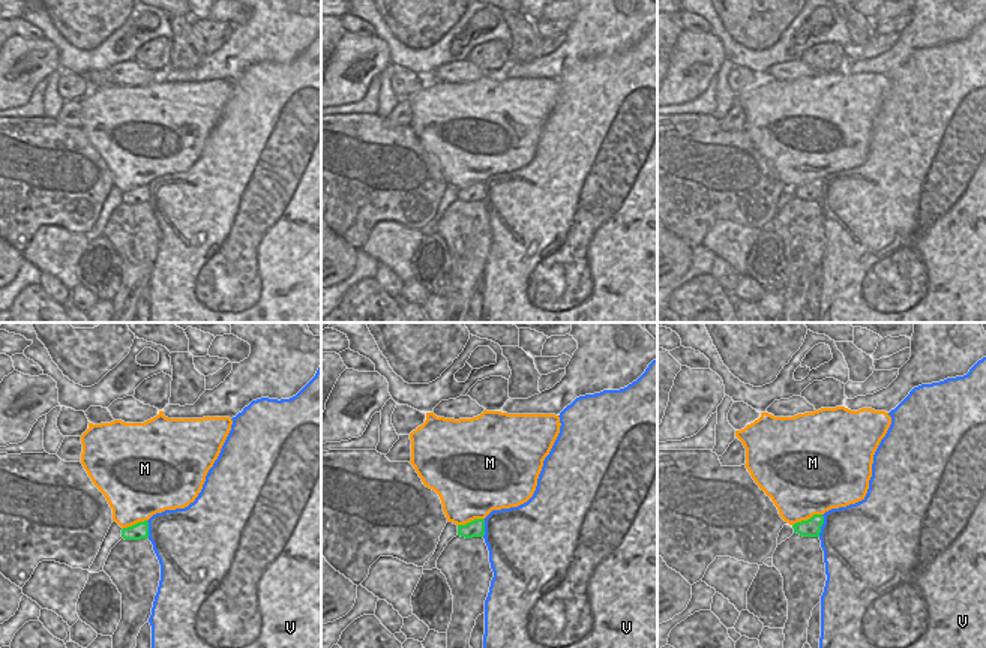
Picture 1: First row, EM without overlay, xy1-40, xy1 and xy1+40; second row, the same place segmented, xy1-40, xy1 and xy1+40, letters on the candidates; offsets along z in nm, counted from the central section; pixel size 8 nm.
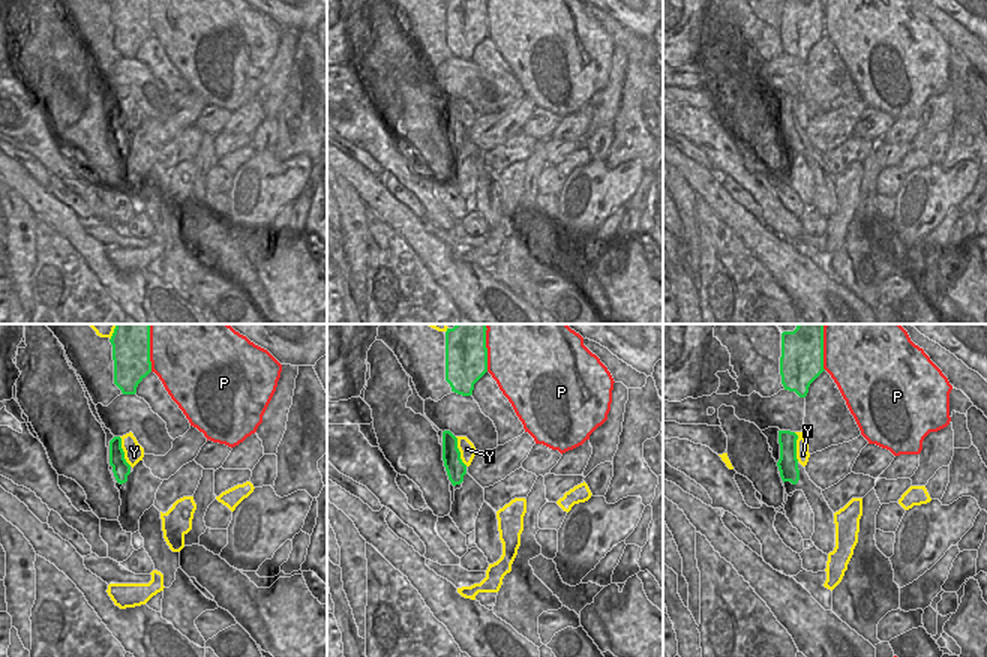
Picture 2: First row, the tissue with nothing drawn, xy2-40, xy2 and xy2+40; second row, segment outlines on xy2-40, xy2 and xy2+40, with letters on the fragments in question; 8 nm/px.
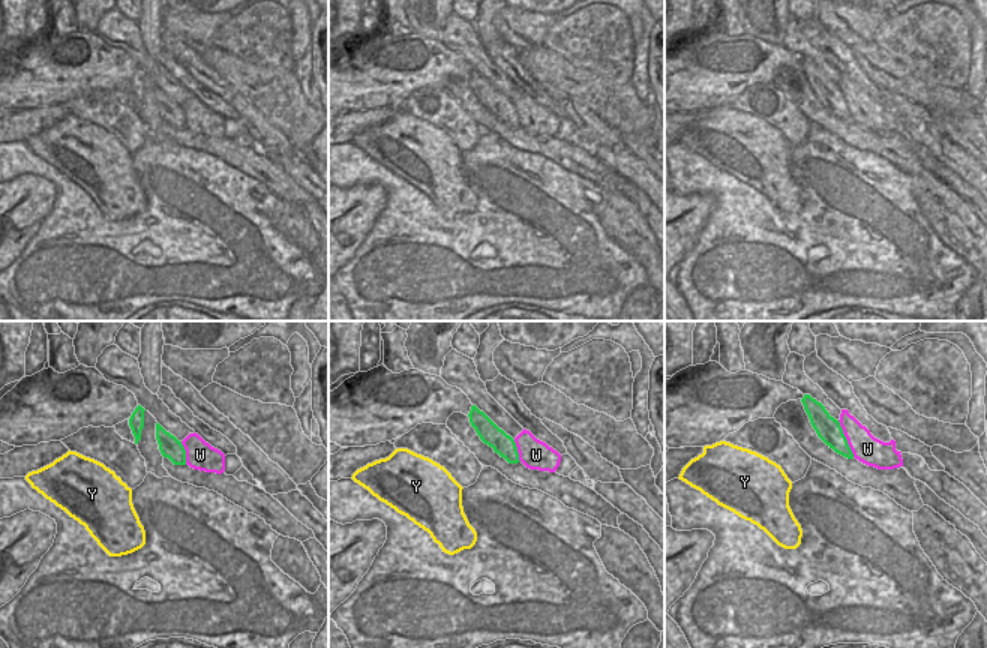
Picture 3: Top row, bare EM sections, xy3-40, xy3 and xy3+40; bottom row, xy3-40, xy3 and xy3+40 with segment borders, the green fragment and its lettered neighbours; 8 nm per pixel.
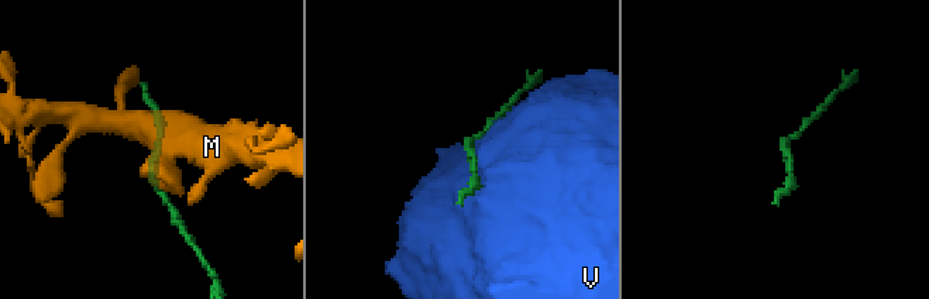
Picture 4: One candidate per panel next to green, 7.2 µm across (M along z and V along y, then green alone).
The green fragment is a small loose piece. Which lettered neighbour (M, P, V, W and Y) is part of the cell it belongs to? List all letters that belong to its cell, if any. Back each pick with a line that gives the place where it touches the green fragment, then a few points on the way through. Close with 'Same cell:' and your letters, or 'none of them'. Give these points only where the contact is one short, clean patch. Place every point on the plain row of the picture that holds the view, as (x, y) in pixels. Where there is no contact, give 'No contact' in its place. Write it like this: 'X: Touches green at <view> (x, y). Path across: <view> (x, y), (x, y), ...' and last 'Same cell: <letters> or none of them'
Same cell: none of them

